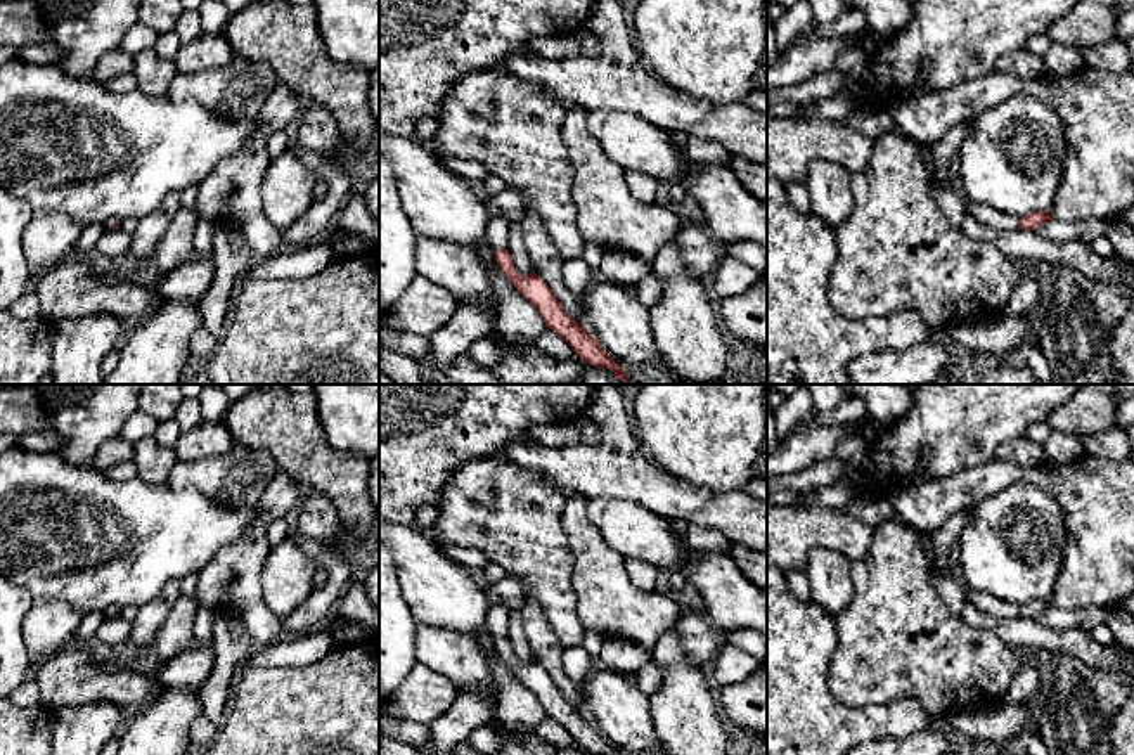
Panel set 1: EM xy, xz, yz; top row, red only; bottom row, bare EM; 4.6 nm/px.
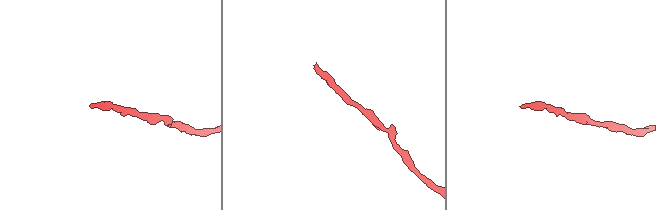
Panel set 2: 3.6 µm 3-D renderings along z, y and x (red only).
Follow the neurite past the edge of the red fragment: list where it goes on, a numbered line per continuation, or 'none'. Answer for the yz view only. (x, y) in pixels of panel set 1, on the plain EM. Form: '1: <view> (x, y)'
1: yz (1001, 610)

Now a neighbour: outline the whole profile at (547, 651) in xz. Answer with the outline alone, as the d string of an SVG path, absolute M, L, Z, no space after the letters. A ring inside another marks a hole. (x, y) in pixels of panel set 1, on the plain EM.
M525 599L521 622L526 642L537 661L554 681L570 705L577 703L577 687L563 668L563 644L545 618L542 606L533 599Z

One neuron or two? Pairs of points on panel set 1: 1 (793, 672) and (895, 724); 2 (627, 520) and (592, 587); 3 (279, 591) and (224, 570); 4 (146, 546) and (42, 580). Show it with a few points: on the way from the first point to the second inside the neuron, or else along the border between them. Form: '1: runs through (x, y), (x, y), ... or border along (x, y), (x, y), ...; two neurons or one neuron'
1: runs through (819, 698), (845, 722), (869, 722); one neuron
2: border along (587, 515), (603, 539), (625, 558); two neurons
3: border along (269, 548), (262, 570), (262, 600), (281, 619); two neurons
4: runs through (120, 546), (90, 546), (68, 554); one neuron

